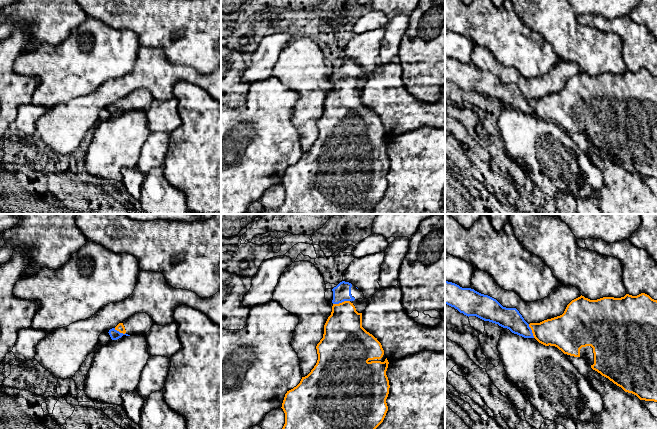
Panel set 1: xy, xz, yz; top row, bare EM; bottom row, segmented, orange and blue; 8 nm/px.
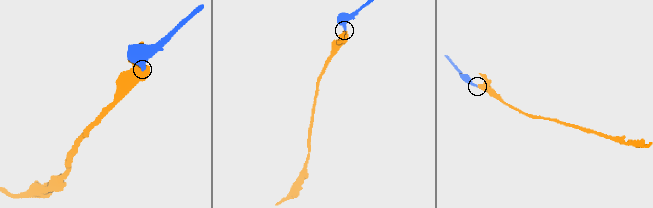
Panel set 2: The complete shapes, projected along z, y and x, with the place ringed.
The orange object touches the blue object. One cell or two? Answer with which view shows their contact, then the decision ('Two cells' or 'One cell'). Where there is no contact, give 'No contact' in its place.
Touches orange in xz. One cell

